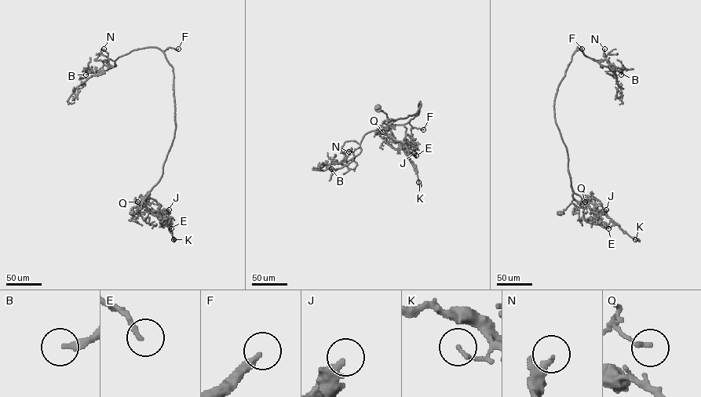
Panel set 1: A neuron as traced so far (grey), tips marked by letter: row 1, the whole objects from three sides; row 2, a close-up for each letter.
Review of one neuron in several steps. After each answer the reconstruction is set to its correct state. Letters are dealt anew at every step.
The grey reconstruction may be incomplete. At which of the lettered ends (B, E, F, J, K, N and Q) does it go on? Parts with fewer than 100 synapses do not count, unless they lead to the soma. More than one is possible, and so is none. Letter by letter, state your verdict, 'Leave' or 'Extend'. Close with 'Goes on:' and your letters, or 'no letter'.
B: Extend
E: Leave
F: Extend
J: Leave
K: Leave
N: Leave
Q: Leave
Goes on: B, F

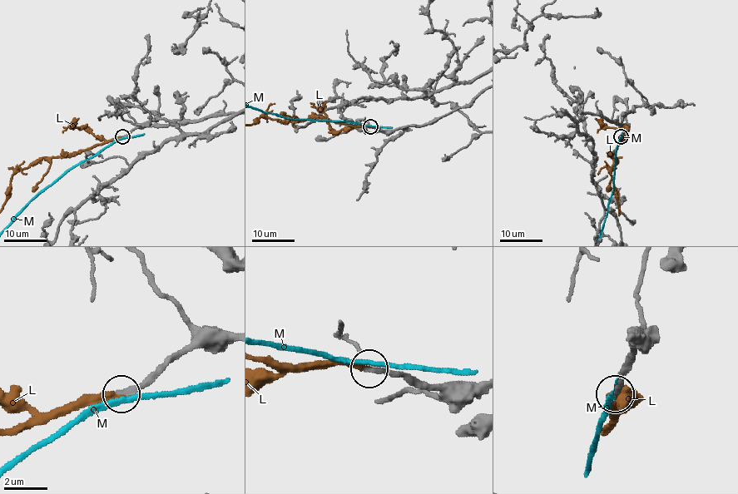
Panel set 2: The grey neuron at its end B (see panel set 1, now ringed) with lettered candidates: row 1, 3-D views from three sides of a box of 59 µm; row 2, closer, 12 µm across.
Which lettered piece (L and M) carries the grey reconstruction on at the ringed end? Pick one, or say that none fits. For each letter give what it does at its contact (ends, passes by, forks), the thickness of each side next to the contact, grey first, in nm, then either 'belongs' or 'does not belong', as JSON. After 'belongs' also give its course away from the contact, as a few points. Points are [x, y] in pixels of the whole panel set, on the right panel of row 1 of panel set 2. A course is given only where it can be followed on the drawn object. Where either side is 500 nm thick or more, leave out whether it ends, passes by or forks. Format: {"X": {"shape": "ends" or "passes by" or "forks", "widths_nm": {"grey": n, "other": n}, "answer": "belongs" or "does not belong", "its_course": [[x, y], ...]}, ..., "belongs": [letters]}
{"L": {"shape": "ends", "widths_nm": {"grey": 280, "other": 260}, "answer": "belongs"}, "M": {"shape": "passes by", "widths_nm": {"grey": 320, "other": 220}, "answer": "does not belong"}, "belongs": ["L"]}

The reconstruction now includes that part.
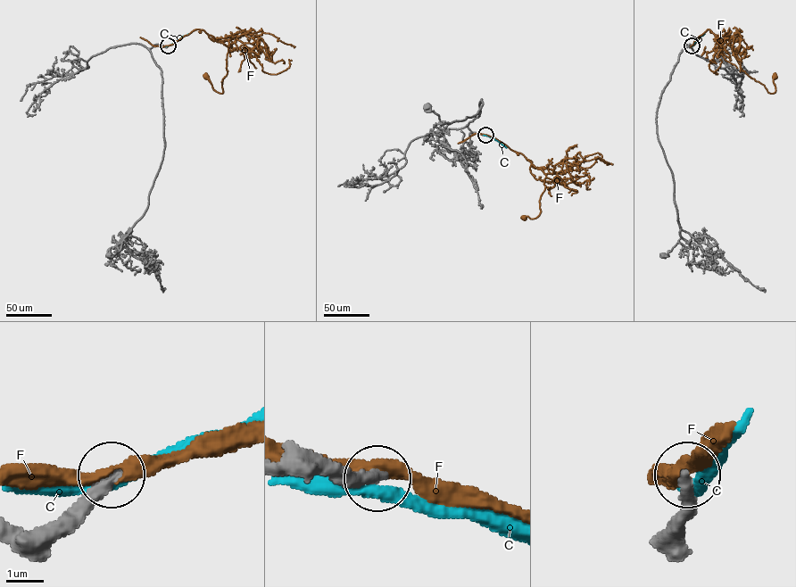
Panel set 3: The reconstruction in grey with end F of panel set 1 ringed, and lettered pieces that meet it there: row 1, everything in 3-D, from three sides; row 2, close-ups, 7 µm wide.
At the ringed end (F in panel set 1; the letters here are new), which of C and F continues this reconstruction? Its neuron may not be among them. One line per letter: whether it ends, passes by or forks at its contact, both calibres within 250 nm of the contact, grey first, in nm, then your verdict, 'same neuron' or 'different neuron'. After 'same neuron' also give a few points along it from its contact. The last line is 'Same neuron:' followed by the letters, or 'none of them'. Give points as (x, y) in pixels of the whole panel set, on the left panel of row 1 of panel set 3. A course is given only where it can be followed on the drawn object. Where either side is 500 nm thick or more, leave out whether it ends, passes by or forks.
C: it passes by | 440/360 nm | different neuron
F: it passes by | 380/400 nm | different neuron
Same neuron: none of them

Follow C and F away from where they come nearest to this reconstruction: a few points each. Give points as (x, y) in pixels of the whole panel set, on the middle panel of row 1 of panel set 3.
C: (485, 135), (506, 147)
F: (485, 135), (521, 153), (546, 175), (545, 189), (539, 201), (540, 214), (534, 219), (524, 218)

